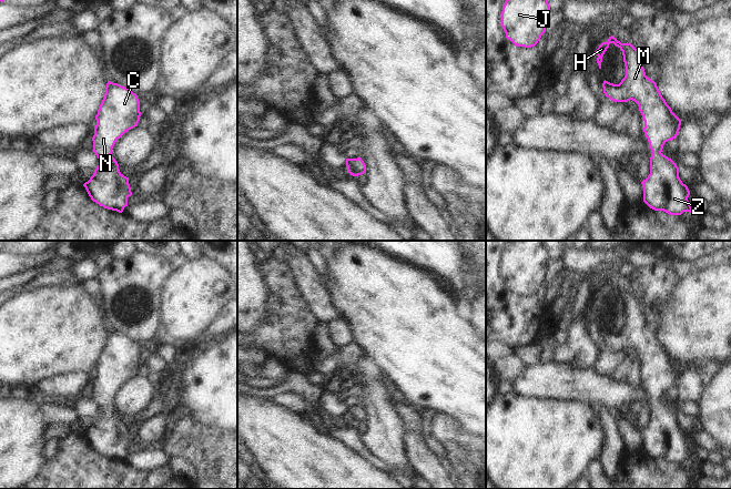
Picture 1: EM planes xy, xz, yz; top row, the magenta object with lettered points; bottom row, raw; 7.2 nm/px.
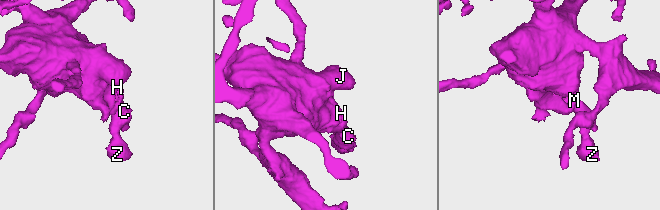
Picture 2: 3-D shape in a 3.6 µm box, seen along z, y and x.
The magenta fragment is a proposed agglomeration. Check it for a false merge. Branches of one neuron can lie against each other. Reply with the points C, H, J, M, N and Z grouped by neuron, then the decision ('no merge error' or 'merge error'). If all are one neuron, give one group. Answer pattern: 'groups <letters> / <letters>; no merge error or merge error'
groups C H J M N Z; no merge error

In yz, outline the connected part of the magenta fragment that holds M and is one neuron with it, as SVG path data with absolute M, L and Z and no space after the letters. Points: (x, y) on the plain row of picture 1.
M613 284L602 291L593 300L601 317L602 305L609 293L613 292L622 299L626 324L619 333L603 329L603 342L615 350L634 349L644 369L643 380L652 399L650 422L641 430L643 450L654 459L663 459L670 463L691 461L688 449L690 439L679 426L677 412L663 404L666 390L677 387L681 368L672 360L662 346L657 332L646 324L638 304L638 298L629 291L621 292Z

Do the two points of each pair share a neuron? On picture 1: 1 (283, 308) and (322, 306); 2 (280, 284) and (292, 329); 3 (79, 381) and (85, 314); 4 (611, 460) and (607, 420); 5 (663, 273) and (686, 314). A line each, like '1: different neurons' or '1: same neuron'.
1: different neurons
2: same neuron
3: different neurons
4: same neuron
5: different neurons

